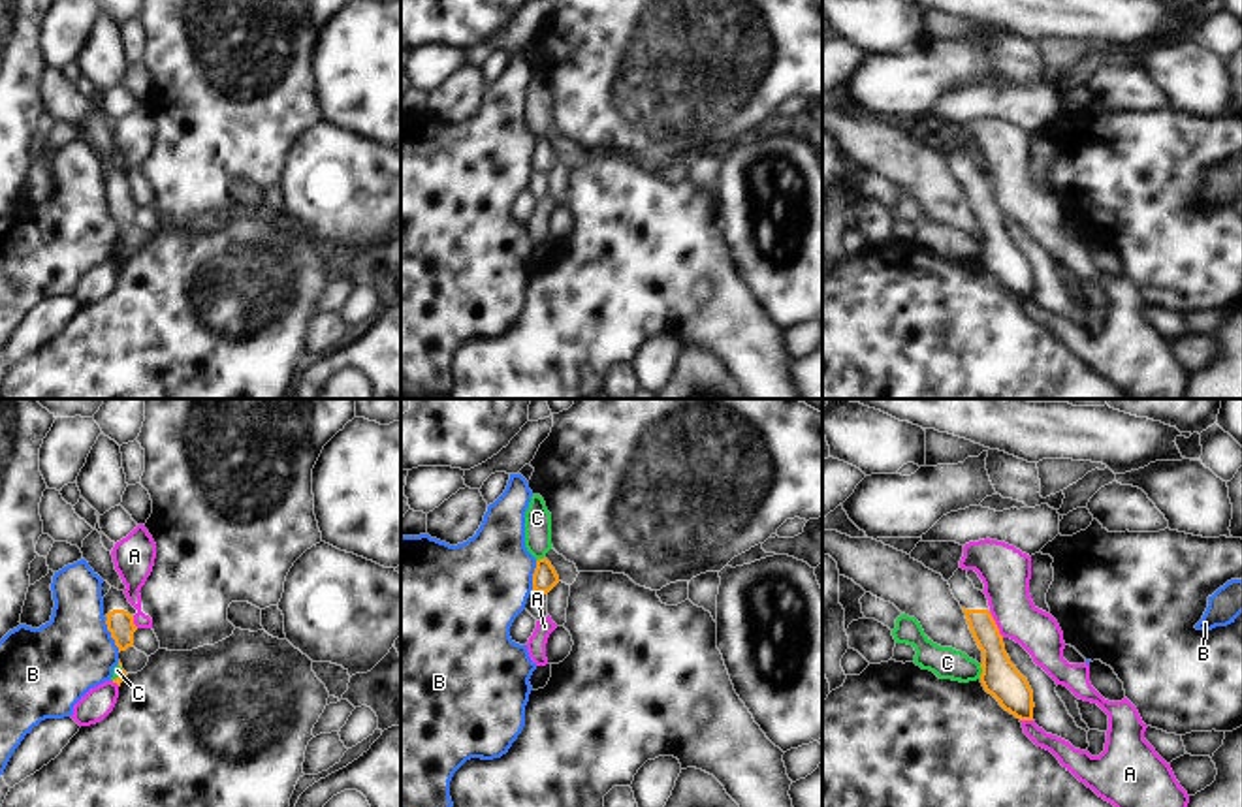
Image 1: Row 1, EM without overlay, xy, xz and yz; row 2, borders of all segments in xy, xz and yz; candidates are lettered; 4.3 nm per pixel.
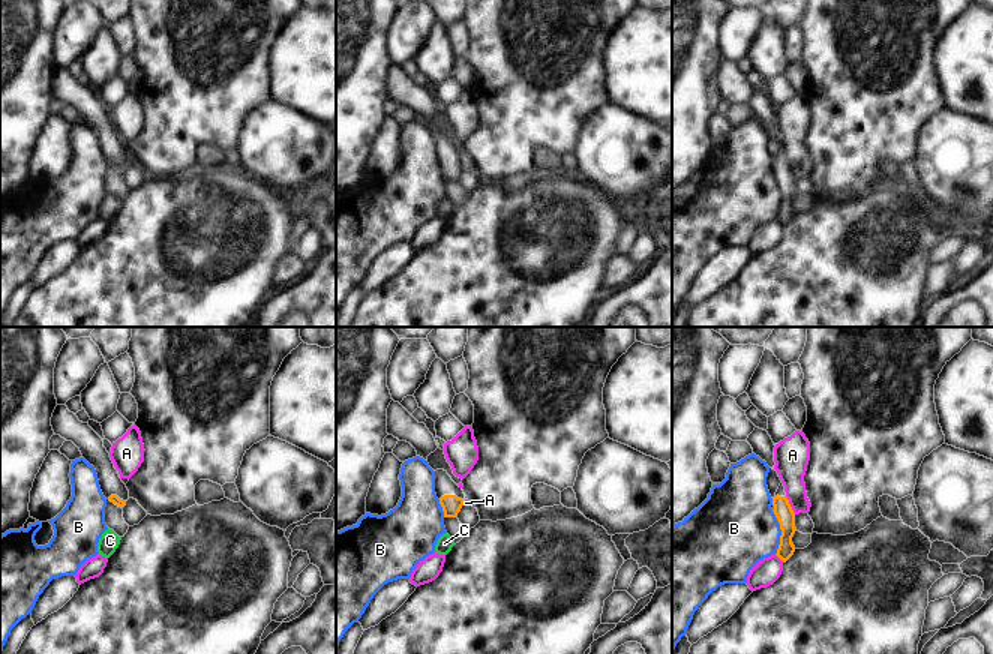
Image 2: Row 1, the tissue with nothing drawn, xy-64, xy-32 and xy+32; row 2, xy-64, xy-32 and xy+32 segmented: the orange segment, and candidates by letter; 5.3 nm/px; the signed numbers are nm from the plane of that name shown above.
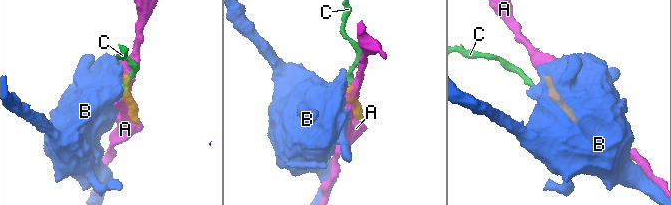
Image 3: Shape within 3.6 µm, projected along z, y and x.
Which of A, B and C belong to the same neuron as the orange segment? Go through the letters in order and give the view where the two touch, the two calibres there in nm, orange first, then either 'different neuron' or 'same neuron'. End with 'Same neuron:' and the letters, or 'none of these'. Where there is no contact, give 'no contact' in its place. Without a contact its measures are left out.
A: contact in yz; calibres 160 and 220 nm; different neuron
B: contact in xy; calibres 110 and 340 nm; different neuron
C: contact in yz; calibres 160 and 140 nm; different neuron
Same neuron: none of these

